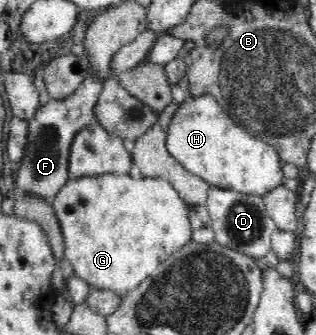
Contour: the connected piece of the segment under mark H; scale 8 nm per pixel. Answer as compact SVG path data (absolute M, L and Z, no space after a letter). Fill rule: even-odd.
M211 95L200 97L188 96L186 101L177 104L176 111L168 123L167 136L164 145L168 153L187 170L188 173L202 178L211 187L229 189L241 194L252 194L262 197L276 186L283 185L283 172L281 160L275 148L263 140L248 134L229 114L223 110L219 101Z

